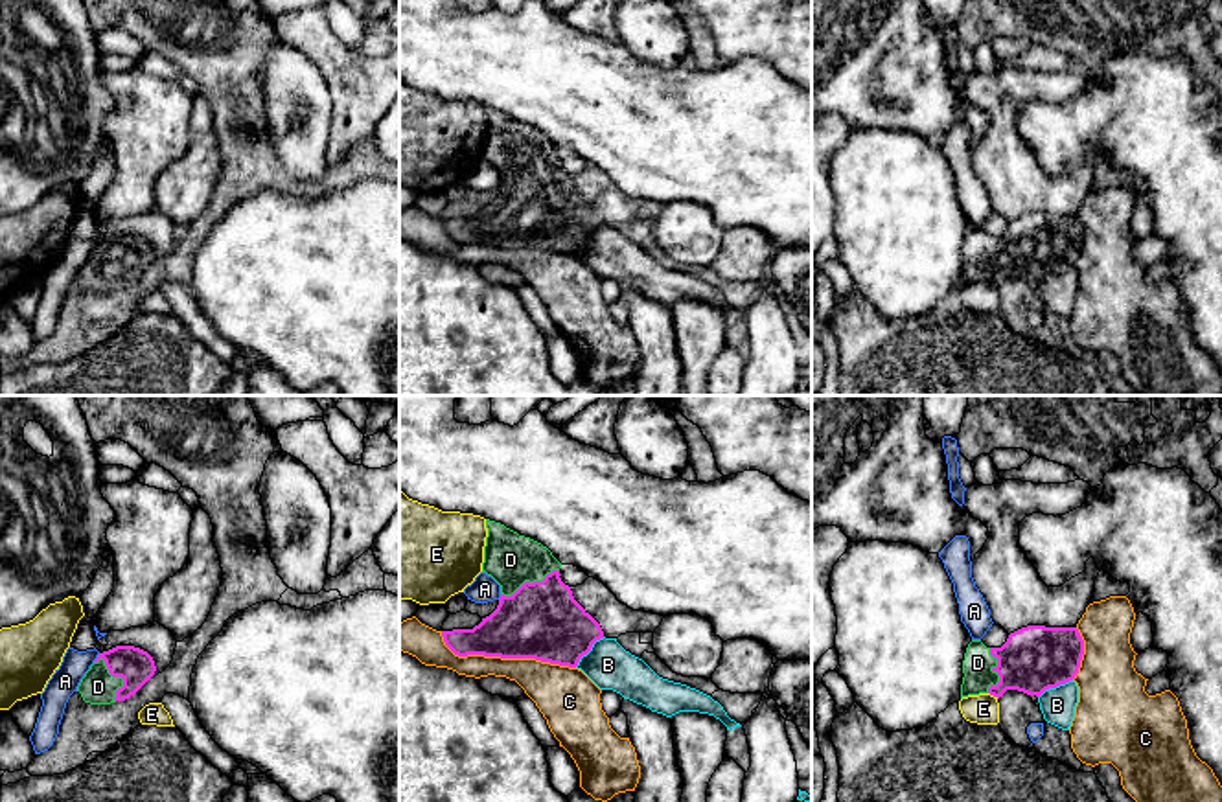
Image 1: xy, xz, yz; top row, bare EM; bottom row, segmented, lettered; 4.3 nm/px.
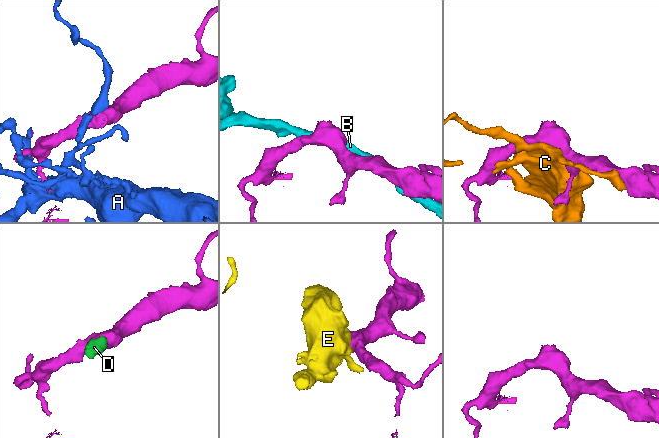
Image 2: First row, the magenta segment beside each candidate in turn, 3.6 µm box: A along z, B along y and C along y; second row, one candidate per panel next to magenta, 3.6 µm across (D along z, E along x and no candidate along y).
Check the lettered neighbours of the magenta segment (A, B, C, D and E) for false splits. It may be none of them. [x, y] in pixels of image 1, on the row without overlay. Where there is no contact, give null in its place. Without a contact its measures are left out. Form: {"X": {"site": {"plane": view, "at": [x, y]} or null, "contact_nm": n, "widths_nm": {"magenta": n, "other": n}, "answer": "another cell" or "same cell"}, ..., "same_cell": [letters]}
{"A": {"site": {"plane": "xy", "at": [98, 245]}, "contact_nm": 50, "widths_nm": {"magenta": 160, "other": 120}, "answer": "another cell"}, "B": {"site": {"plane": "xz", "at": [589, 238]}, "contact_nm": 190, "widths_nm": {"magenta": 340, "other": 200}, "answer": "another cell"}, "C": {"site": {"plane": "xz", "at": [505, 245]}, "contact_nm": 600, "widths_nm": {"magenta": 340, "other": 200}, "answer": "another cell"}, "D": {"site": {"plane": "xy", "at": [120, 263]}, "contact_nm": 220, "widths_nm": {"magenta": 160, "other": 150}, "answer": "same cell"}, "E": {"site": {"plane": "yz", "at": [994, 284]}, "contact_nm": 50, "widths_nm": {"magenta": 280, "other": 140}, "answer": "another cell"}, "same_cell": ["D"]}

